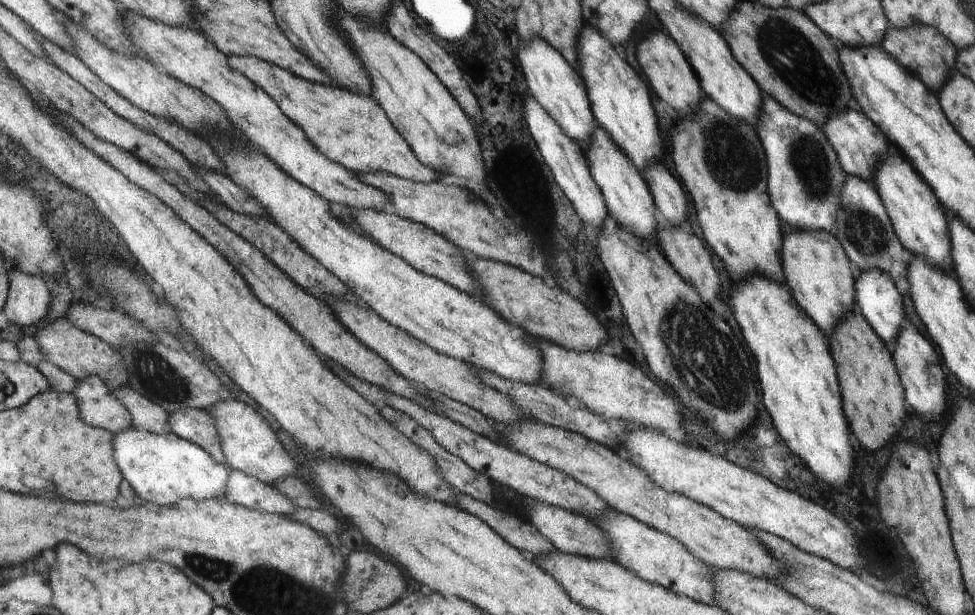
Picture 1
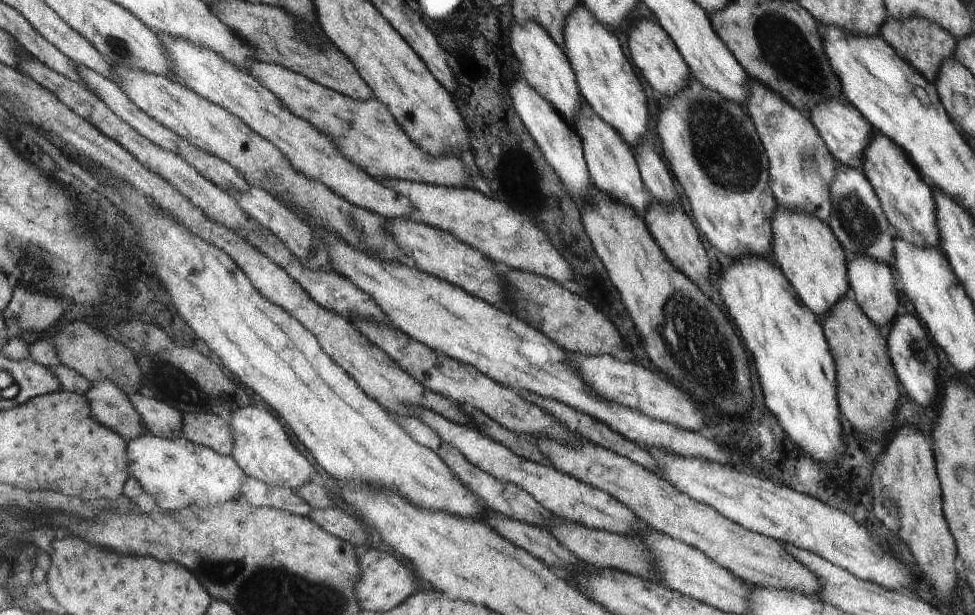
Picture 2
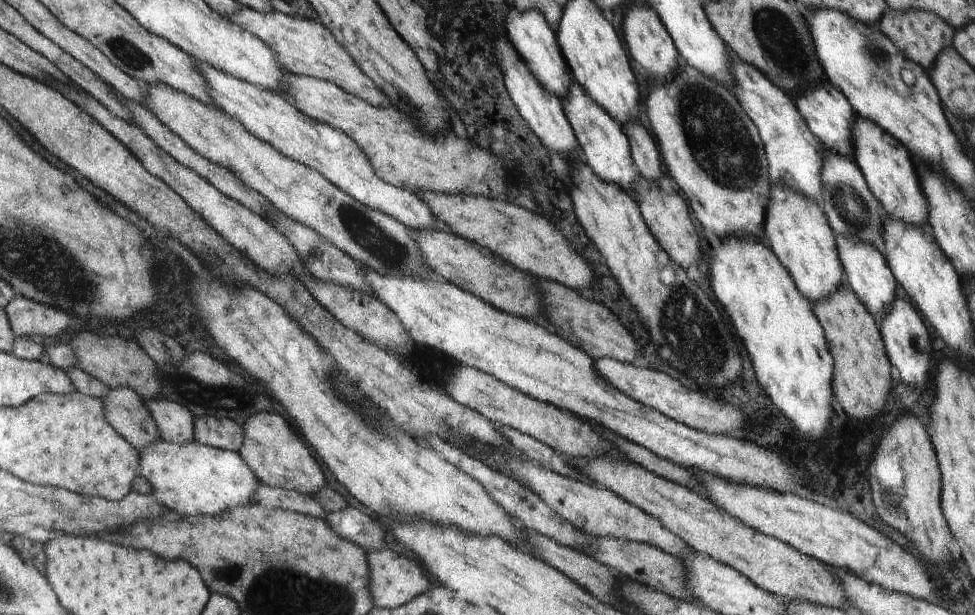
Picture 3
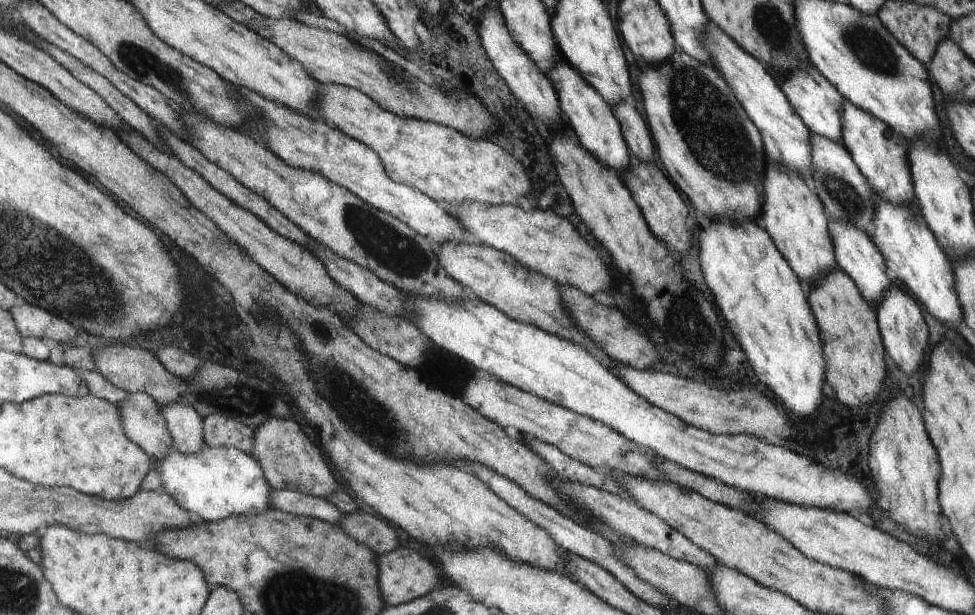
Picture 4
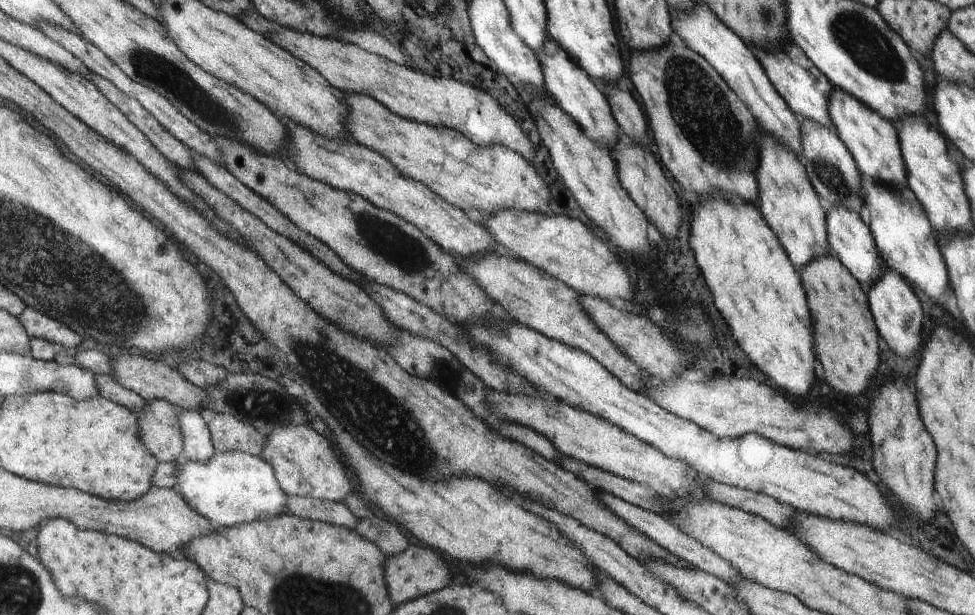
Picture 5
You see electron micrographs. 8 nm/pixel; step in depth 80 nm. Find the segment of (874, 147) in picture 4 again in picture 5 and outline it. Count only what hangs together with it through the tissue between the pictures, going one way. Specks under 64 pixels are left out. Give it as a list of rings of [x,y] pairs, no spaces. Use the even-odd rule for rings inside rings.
[[[833,85],[830,98],[830,117],[833,131],[850,149],[863,176],[872,177],[876,182],[894,189],[906,186],[907,169],[903,163],[896,124],[881,117],[860,99]]]

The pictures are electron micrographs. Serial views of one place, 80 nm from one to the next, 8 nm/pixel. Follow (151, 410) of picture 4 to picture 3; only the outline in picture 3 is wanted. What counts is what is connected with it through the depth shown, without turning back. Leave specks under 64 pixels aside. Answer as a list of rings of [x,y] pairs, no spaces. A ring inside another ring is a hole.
[[[126,387],[111,389],[102,400],[108,422],[140,452],[162,439],[144,398],[134,390]]]

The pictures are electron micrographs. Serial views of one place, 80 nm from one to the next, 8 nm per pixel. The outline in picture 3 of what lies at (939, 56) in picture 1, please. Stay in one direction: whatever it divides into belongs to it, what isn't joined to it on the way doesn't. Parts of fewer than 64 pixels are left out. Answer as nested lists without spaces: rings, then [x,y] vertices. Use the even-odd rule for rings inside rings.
[[[888,8],[886,14],[879,20],[879,27],[885,35],[888,35],[892,42],[909,59],[924,68],[932,68],[938,62],[938,56],[942,54],[944,47],[950,47],[954,43],[955,29],[946,21],[942,20],[936,13],[920,9],[908,9],[899,11]]]

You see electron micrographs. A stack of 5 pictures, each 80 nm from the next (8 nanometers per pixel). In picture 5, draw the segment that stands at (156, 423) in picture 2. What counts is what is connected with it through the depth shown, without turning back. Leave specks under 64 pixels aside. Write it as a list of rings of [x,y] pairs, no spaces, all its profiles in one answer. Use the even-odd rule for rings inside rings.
[[[180,409],[179,423],[184,436],[183,457],[200,464],[212,461],[216,450],[205,414],[190,409]]]

